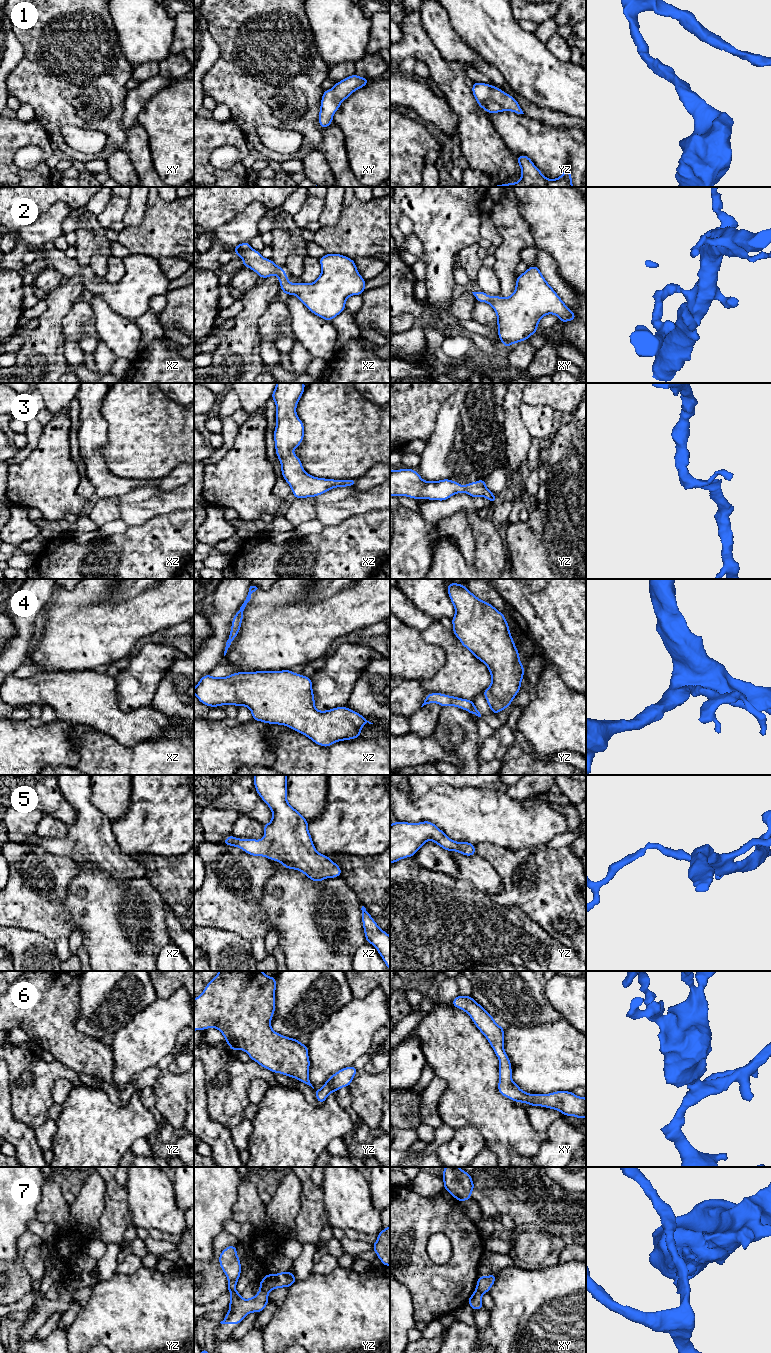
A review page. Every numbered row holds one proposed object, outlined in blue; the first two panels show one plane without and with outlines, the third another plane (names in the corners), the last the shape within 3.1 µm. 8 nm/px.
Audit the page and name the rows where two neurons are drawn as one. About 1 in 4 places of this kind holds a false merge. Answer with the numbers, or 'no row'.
7

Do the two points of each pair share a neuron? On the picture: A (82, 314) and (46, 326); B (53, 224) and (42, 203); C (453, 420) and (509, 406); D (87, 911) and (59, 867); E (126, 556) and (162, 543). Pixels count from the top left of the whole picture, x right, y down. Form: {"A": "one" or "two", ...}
{"A": "two", "B": "two", "C": "two", "D": "two", "E": "one"}

